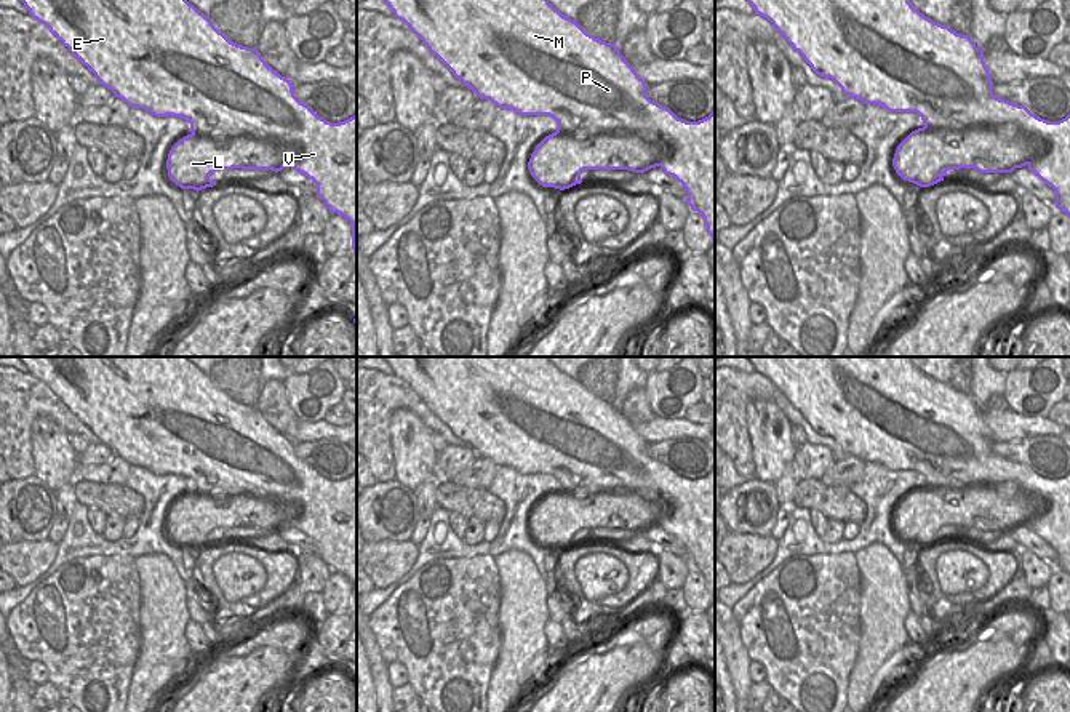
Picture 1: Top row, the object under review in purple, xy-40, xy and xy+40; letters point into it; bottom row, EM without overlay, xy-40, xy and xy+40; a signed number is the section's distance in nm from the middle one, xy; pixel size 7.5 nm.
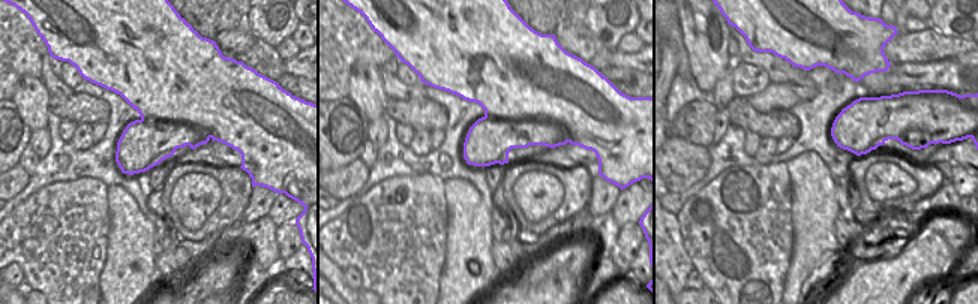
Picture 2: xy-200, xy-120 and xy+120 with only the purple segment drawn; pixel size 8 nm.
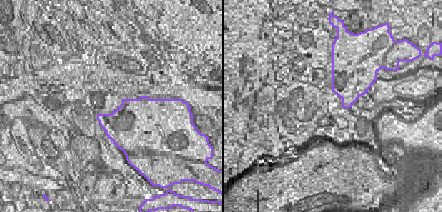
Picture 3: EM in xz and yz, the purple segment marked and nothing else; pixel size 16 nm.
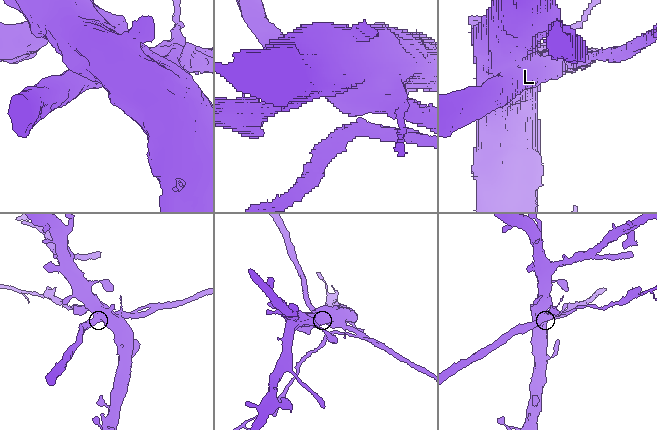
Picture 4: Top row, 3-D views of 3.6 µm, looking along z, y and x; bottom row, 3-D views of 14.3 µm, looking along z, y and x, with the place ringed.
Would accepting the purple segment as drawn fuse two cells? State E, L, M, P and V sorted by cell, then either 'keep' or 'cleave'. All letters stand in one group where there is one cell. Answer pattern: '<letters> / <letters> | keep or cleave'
E M P V / L | cleave

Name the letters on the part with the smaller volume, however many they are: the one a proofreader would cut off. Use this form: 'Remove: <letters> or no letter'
Remove: L

